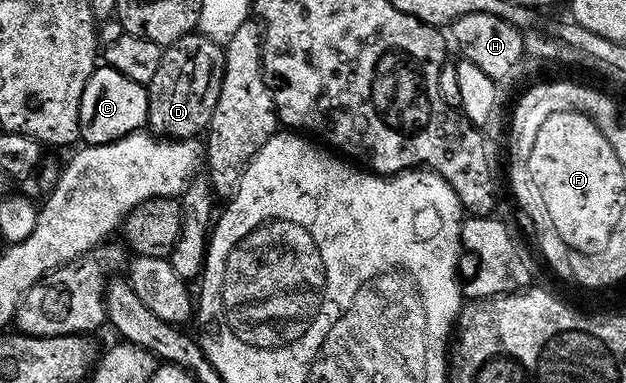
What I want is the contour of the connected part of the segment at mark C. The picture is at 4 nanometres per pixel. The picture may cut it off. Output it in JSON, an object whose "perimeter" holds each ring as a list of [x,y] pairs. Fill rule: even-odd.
{"perimeter":[[[106,64],[97,65],[96,70],[90,76],[86,88],[82,92],[80,101],[80,136],[89,146],[101,146],[107,142],[116,142],[128,134],[135,134],[148,121],[148,88],[145,83],[135,82],[122,72],[111,70]]]}

